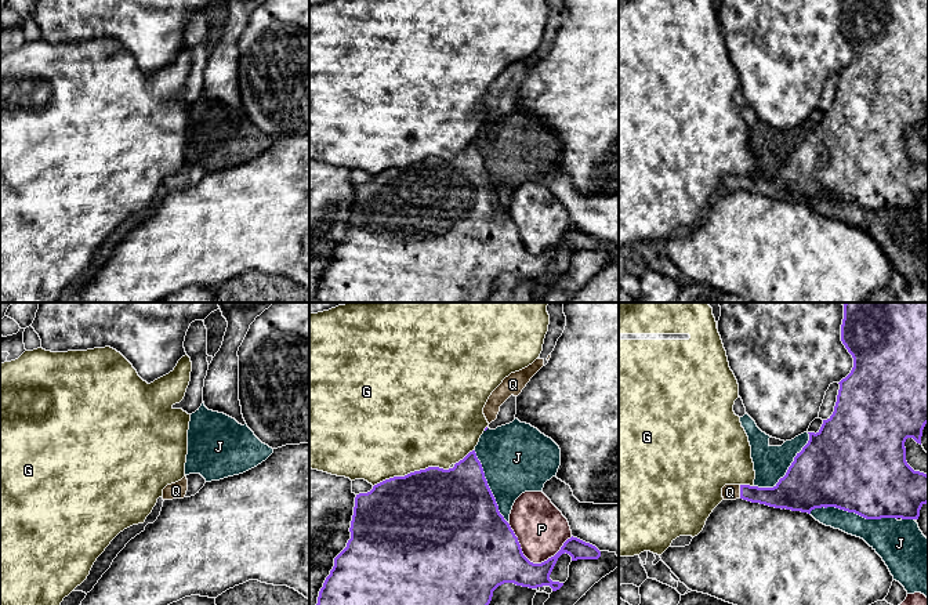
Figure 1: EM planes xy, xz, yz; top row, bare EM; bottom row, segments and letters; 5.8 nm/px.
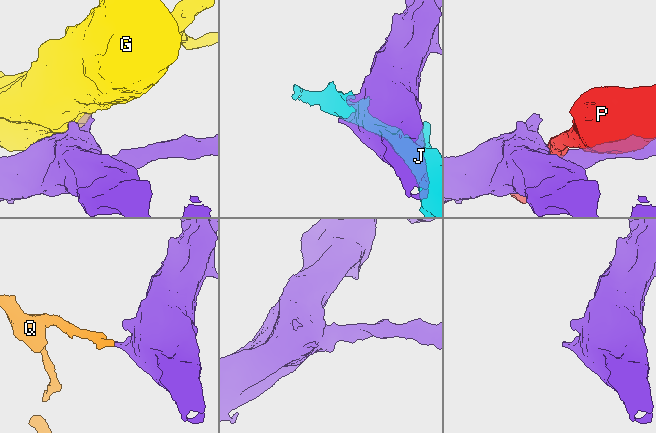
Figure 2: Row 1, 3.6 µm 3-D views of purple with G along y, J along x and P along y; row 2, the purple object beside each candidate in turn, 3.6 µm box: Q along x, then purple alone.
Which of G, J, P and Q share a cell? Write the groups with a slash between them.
G / J / P / Q

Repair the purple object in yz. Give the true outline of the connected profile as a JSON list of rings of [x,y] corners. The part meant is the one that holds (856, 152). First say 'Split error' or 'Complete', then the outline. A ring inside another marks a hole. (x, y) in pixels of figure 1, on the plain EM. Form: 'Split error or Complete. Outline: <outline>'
Split error. Outline: [[[844,0],[841,32],[853,48],[853,58],[851,64],[838,73],[840,80],[833,105],[827,111],[823,111],[823,115],[816,124],[808,123],[808,134],[800,144],[797,144],[786,166],[780,169],[773,178],[725,175],[722,178],[724,191],[743,189],[775,199],[786,199],[808,204],[811,204],[811,202],[815,199],[835,198],[848,203],[855,203],[866,210],[918,210],[921,198],[928,193],[928,166],[920,162],[914,162],[907,155],[905,133],[907,128],[913,128],[917,134],[921,135],[922,120],[928,113],[928,0]]]

